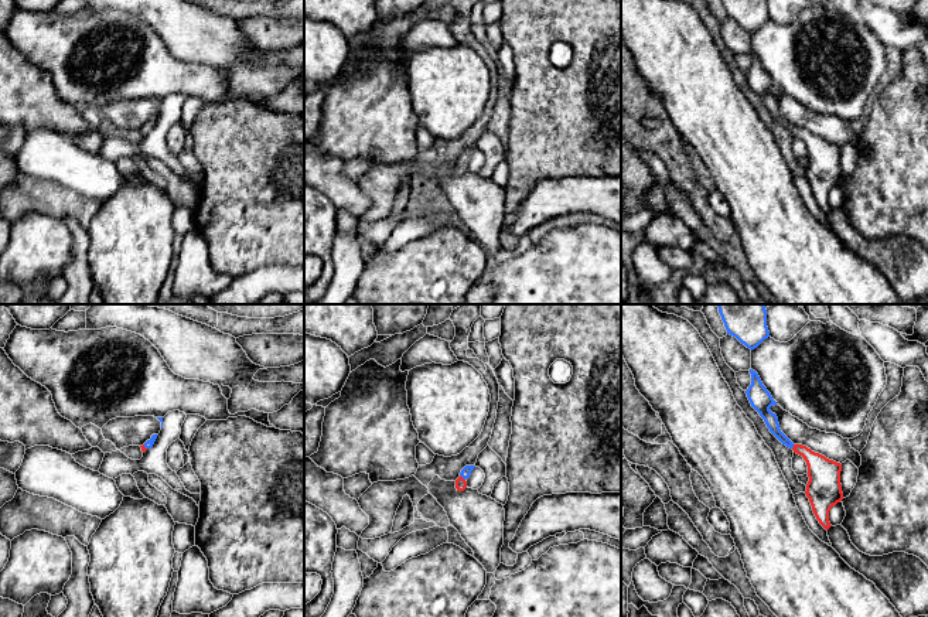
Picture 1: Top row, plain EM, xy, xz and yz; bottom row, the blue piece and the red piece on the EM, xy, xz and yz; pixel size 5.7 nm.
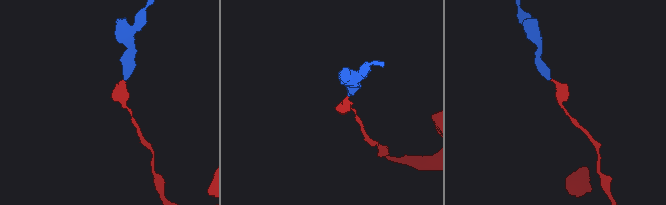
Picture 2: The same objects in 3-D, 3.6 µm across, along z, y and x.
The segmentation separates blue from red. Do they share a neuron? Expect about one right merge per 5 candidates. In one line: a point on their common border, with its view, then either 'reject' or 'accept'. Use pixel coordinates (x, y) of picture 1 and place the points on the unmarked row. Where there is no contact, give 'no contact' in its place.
meets blue in xz at (461, 159); accept

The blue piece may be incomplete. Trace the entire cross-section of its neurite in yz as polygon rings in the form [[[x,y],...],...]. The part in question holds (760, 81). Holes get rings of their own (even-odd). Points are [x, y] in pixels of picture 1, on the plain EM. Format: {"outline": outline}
{"outline": [[[750,52],[751,68],[746,74],[751,89],[764,102],[770,115],[794,136],[804,140],[808,149],[809,164],[806,167],[806,180],[812,188],[812,194],[819,207],[828,214],[832,208],[829,205],[829,194],[833,188],[843,183],[840,154],[842,147],[826,142],[825,139],[812,134],[806,129],[794,127],[779,112],[778,100],[770,93],[777,85],[762,68],[758,57]]]}

